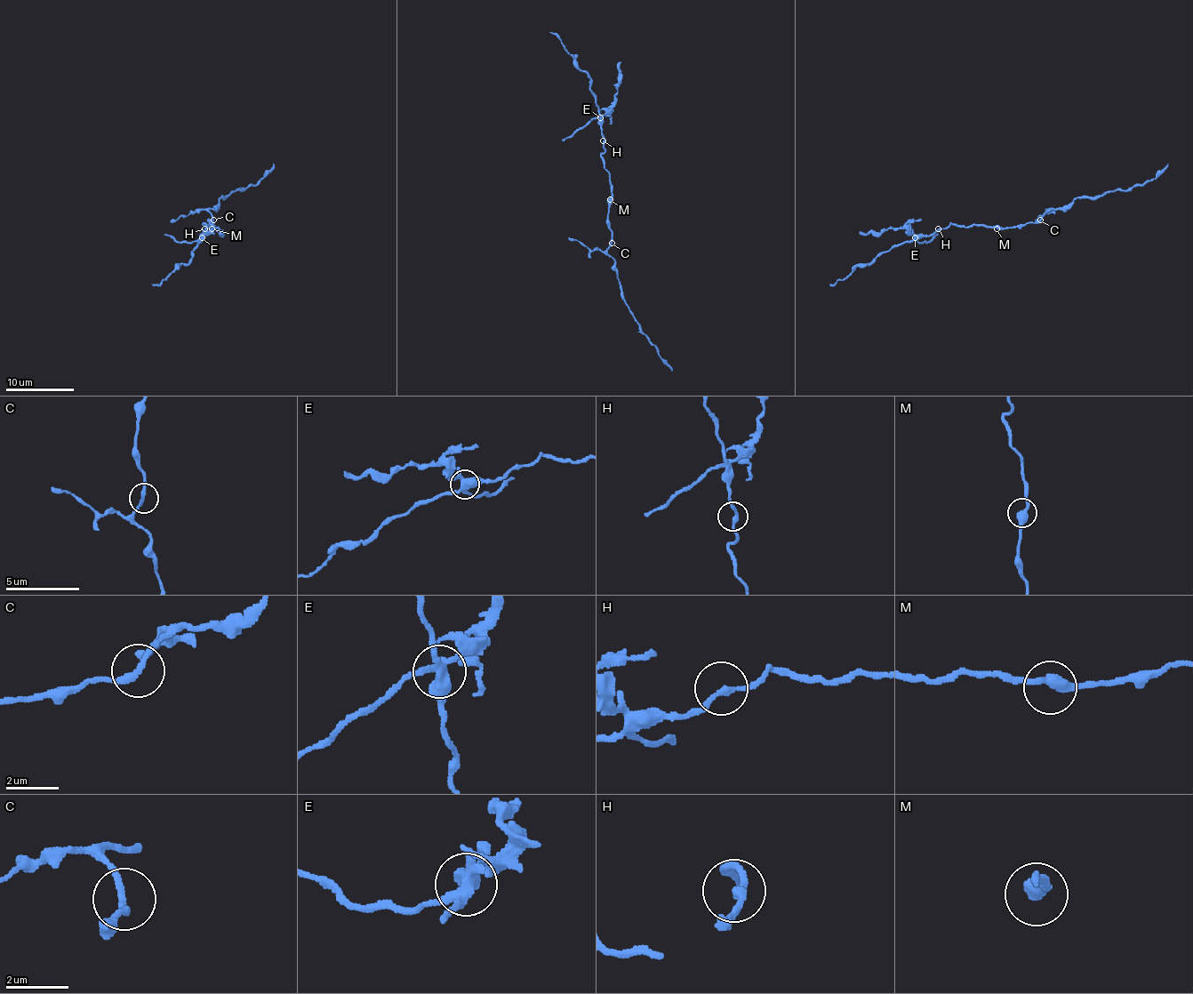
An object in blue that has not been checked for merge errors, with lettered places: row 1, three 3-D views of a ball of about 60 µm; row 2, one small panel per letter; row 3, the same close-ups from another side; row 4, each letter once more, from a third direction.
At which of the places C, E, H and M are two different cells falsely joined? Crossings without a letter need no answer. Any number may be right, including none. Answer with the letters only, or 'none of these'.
C, E

